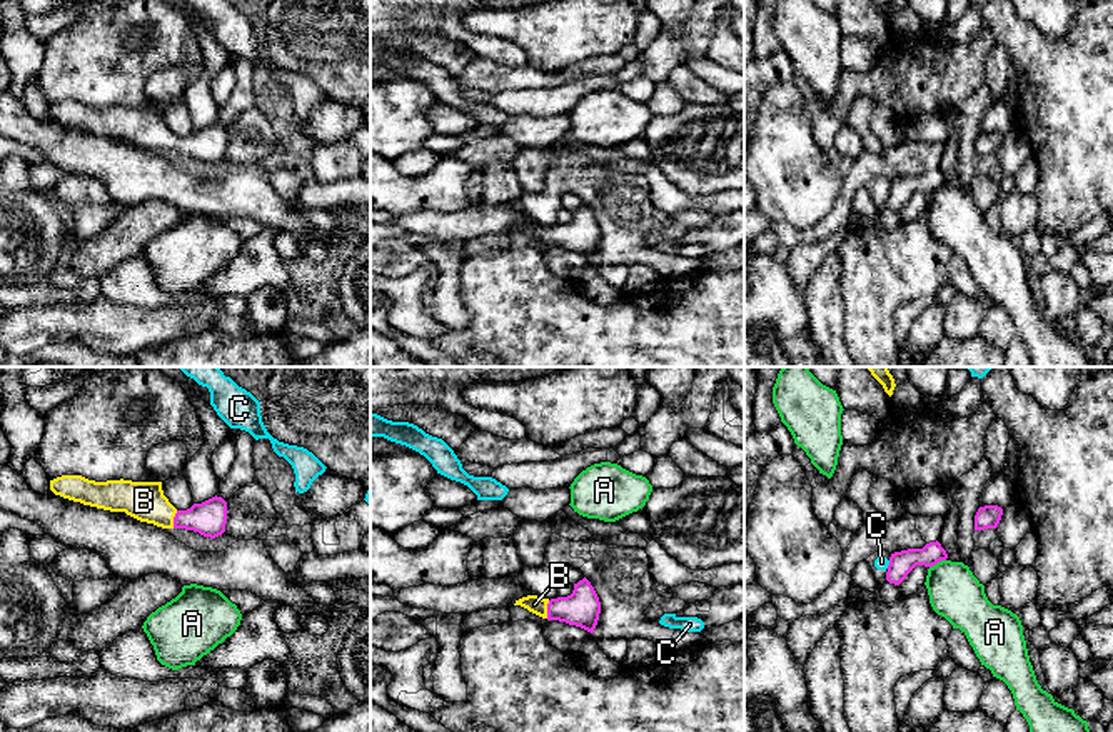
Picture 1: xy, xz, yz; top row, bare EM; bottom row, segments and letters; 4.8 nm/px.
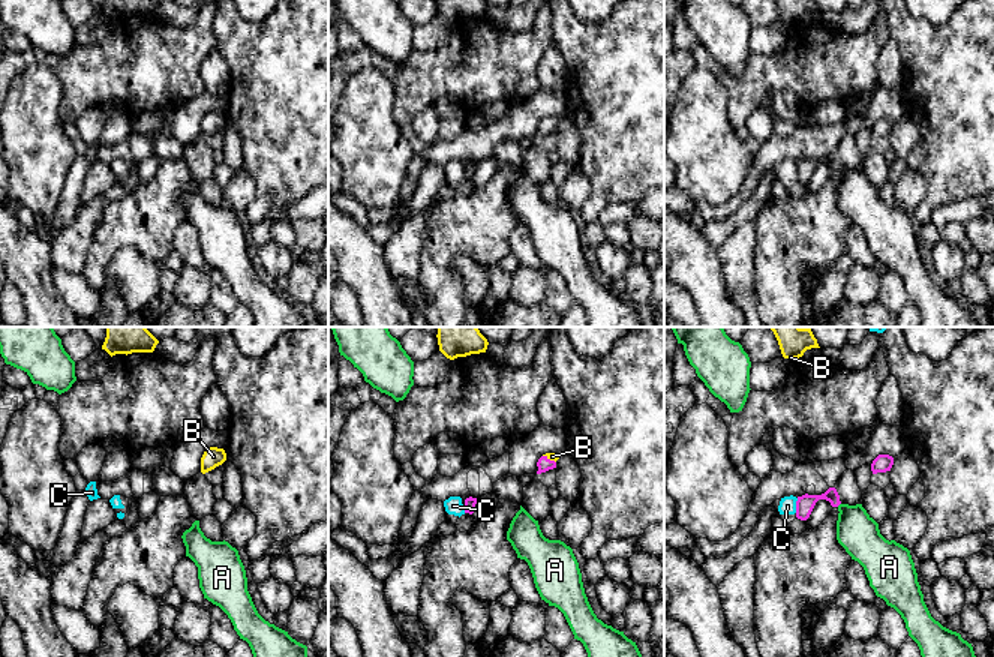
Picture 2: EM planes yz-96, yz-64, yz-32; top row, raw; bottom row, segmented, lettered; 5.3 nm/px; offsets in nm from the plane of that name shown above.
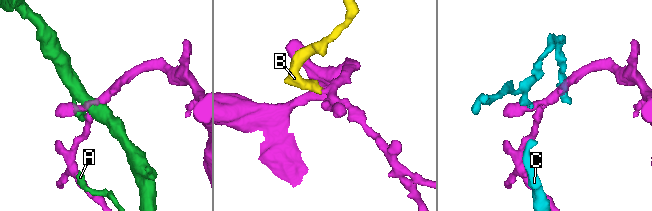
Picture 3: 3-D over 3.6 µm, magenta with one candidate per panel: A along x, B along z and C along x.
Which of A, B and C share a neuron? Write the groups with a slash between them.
A / B / C

